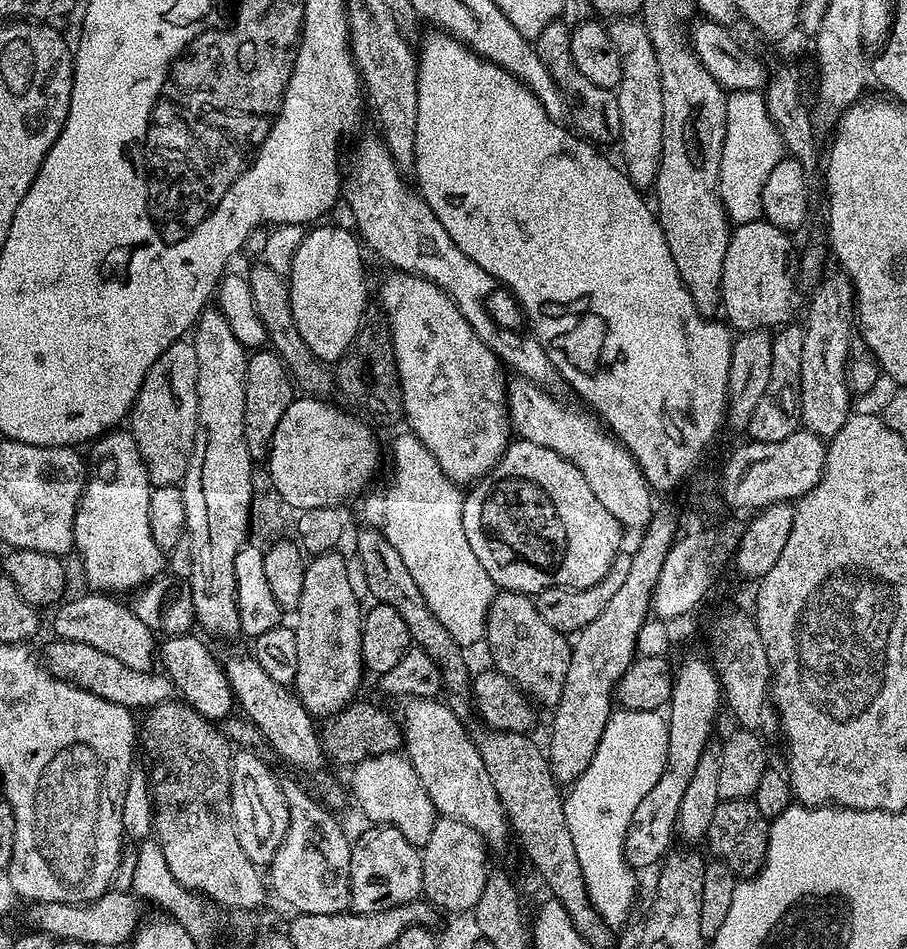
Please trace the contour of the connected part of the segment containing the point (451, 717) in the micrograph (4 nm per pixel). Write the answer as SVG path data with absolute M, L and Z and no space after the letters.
M412 698L405 703L408 705L404 708L404 716L402 715L402 731L407 758L414 766L426 794L430 794L430 802L434 802L438 810L450 810L456 819L475 828L484 837L489 849L500 848L507 842L508 836L510 840L510 825L494 790L494 782L490 782L490 774L486 774L486 766L476 748L475 739L470 732L468 736L467 730L464 729L465 721L455 716L447 703L440 701L439 704L438 701L436 698Z

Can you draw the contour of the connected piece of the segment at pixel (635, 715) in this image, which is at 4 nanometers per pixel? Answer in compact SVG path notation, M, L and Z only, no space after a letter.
M616 710L608 719L590 766L563 797L566 826L570 826L570 838L574 838L574 854L578 854L578 866L582 866L588 897L609 929L616 930L636 900L637 873L624 857L624 839L634 810L667 766L667 719L660 712Z

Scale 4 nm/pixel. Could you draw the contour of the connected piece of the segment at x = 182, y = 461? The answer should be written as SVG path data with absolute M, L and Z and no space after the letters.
M181 338L152 363L130 413L130 431L153 486L183 481L196 441L198 354L195 343Z

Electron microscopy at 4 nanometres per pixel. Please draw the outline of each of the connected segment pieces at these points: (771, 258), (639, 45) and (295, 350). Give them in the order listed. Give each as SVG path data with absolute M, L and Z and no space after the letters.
M763 218L732 228L722 266L720 303L723 315L728 315L727 323L737 333L753 332L759 328L776 330L789 319L794 256L792 260L792 244L788 240L791 240L789 233Z
M612 18L606 27L622 58L622 78L614 90L620 119L618 149L624 155L622 167L634 187L651 189L662 158L662 66L658 66L658 54L654 54L654 42L648 29L639 19Z
M257 266L247 273L248 285L251 287L251 296L254 298L255 309L266 326L269 343L278 357L288 366L288 371L295 383L304 387L308 394L324 394L329 387L333 387L334 380L323 363L317 360L313 352L306 346L305 340L298 334L296 323L293 321L293 310L289 302L287 281L275 274L269 268Z

